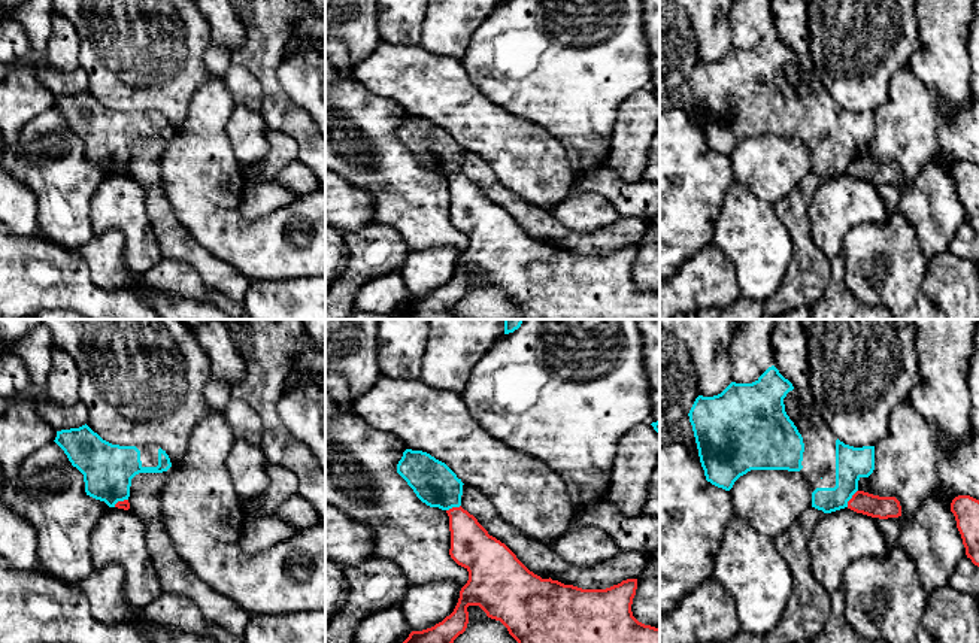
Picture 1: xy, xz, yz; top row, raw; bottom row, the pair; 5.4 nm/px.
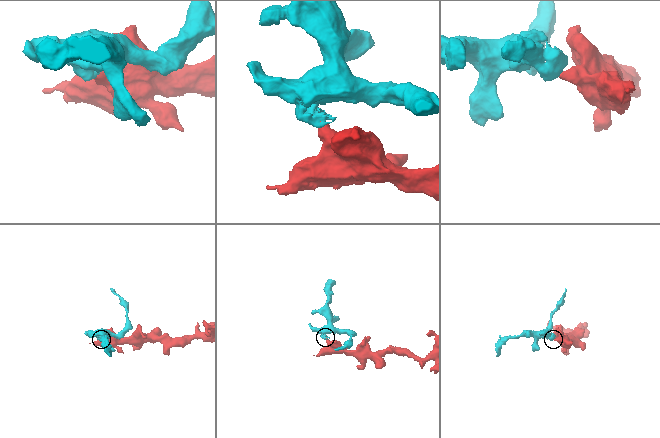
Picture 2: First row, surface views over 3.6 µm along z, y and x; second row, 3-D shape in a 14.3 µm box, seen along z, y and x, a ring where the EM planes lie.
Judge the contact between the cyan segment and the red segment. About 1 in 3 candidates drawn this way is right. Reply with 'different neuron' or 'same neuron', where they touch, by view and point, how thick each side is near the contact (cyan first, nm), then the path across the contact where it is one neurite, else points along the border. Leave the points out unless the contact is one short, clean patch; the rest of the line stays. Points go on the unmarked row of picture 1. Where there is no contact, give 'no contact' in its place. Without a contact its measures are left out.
different neuron; meets cyan in yz at (851, 163); 180 nm thick on the cyan side, 120 nm on the other; border along yz (857, 155), (846, 172)

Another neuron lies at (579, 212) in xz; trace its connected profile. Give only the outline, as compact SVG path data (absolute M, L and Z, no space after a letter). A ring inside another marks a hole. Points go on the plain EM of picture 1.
M575 189L563 201L557 203L549 213L576 233L592 233L621 216L606 197L579 194Z

